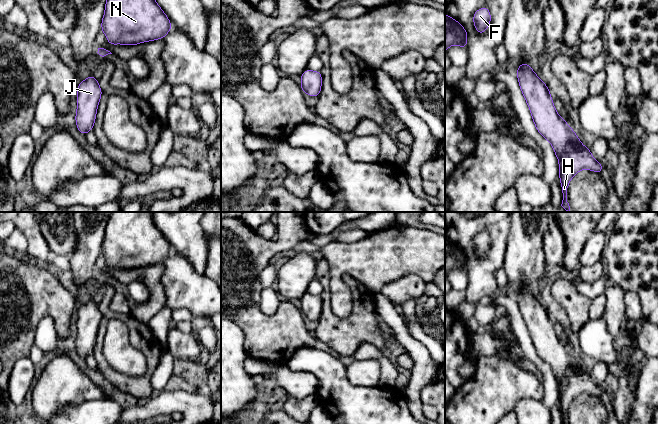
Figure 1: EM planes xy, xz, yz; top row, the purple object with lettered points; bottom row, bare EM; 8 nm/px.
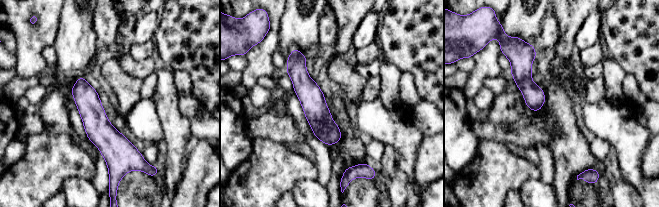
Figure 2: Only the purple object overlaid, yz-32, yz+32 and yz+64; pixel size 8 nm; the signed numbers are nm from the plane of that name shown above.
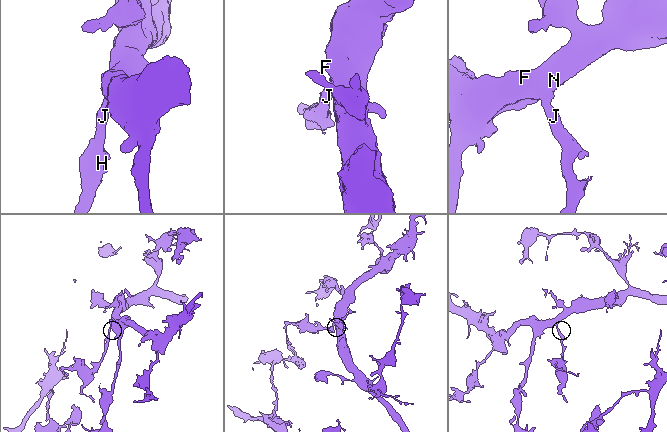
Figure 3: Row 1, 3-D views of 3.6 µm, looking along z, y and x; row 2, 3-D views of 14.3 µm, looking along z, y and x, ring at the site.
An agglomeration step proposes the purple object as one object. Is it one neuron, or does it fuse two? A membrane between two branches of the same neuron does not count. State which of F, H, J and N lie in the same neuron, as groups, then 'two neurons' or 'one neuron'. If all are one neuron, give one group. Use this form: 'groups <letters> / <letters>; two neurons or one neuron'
groups F H J N; one neuron

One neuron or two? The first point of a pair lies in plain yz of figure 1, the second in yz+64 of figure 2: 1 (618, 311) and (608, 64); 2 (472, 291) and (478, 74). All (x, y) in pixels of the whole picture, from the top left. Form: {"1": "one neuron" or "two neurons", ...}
{"1": "one neuron", "2": "one neuron"}

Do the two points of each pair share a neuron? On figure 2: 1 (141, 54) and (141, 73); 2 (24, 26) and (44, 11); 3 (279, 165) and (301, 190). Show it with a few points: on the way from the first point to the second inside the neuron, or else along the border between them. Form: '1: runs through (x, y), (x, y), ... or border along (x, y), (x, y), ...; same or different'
1: border along (128, 52), (136, 60), (143, 60), (151, 56); different
2: runs through (24, 19), (24, 16), (30, 10), (37, 10); same
3: border along (315, 179), (300, 179), (290, 189); different

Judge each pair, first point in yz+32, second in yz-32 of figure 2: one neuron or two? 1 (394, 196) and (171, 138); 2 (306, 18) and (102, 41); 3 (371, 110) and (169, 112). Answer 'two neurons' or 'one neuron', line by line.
1: one neuron
2: two neurons
3: two neurons

